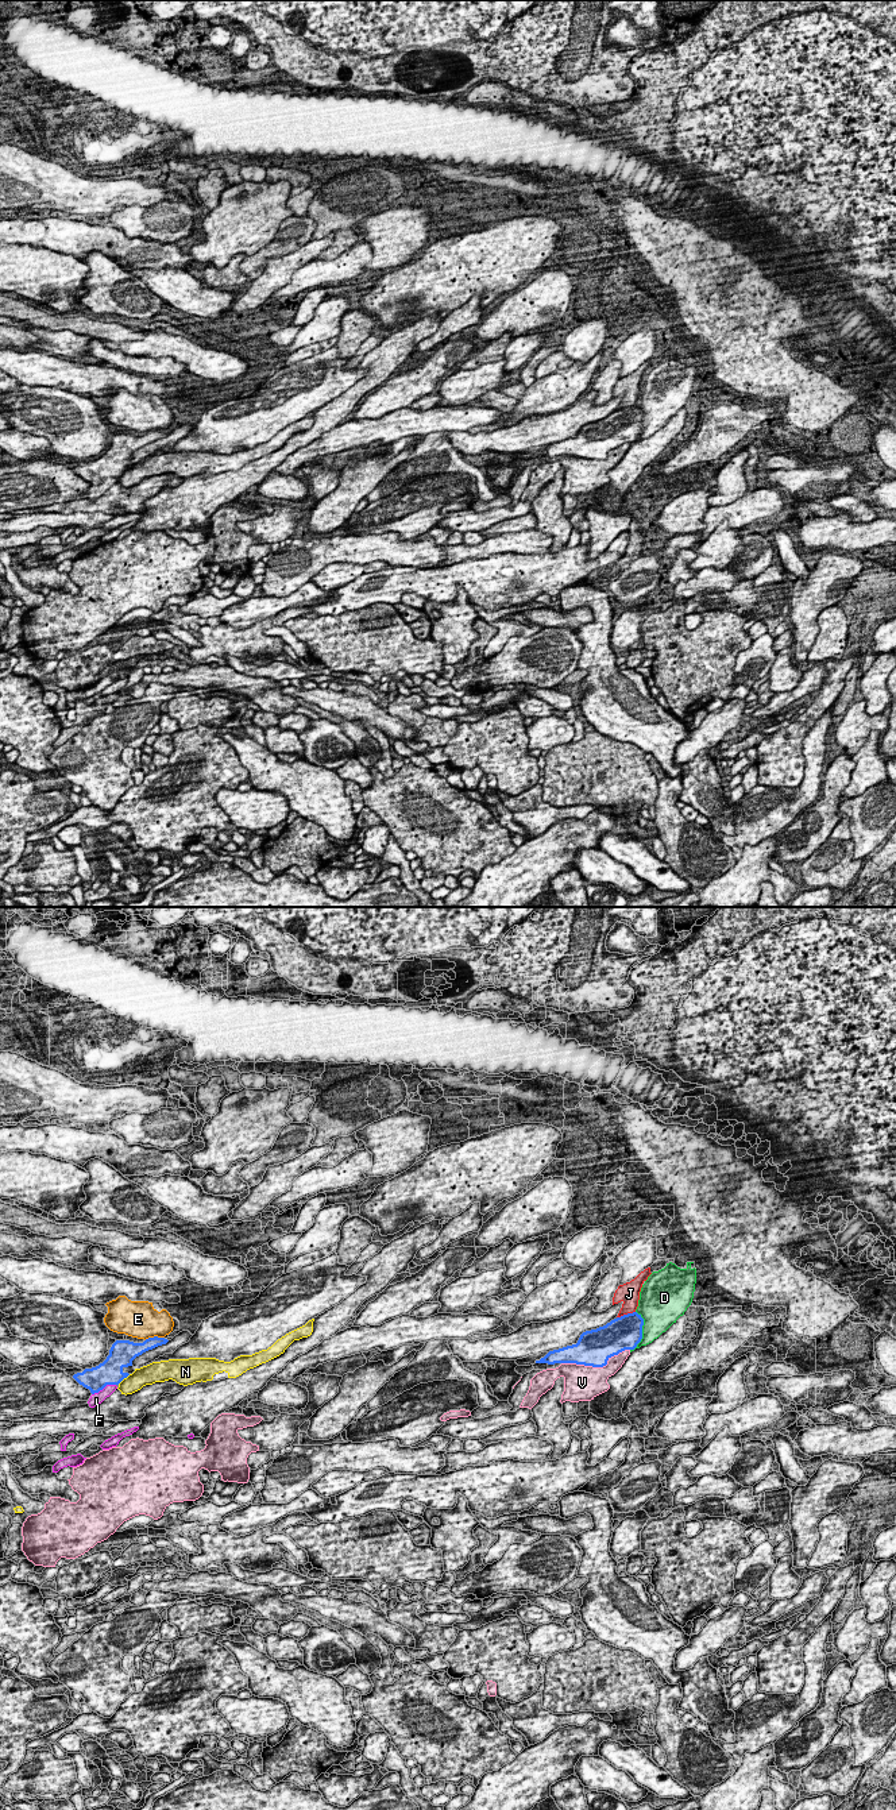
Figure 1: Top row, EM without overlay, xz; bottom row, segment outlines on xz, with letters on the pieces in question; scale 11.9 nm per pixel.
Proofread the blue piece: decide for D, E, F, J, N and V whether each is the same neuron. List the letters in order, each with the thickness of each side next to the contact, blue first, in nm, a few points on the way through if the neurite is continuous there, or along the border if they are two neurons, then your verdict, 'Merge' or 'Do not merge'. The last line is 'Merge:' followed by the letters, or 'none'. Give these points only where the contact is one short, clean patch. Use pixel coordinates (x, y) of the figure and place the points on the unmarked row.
D: Thickness 400 nm (blue) against 360 nm. Do not merge
E: Thickness 160 nm (blue) against 420 nm. Boundary: xz (163, 429), (149, 429), (145, 433). Do not merge
F: Thickness 300 nm (blue) against 140 nm. Path across: xz (109, 464), (103, 471), (103, 481), (96, 491). Merge
J: Thickness 400 nm (blue) against 220 nm. Do not merge
N: Thickness 300 nm (blue) against 220 nm. Do not merge
V: Thickness 420 nm (blue) against 420 nm. Do not merge
Merge: F

